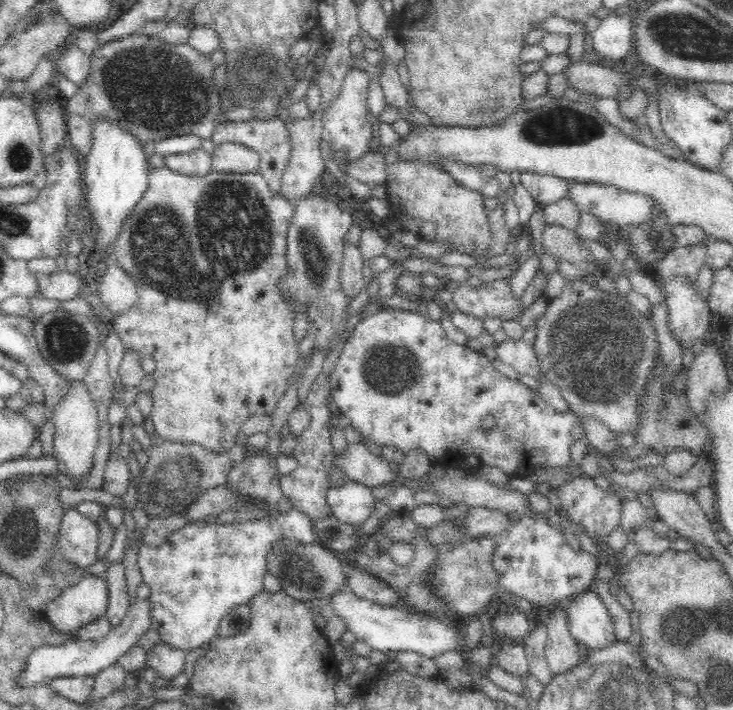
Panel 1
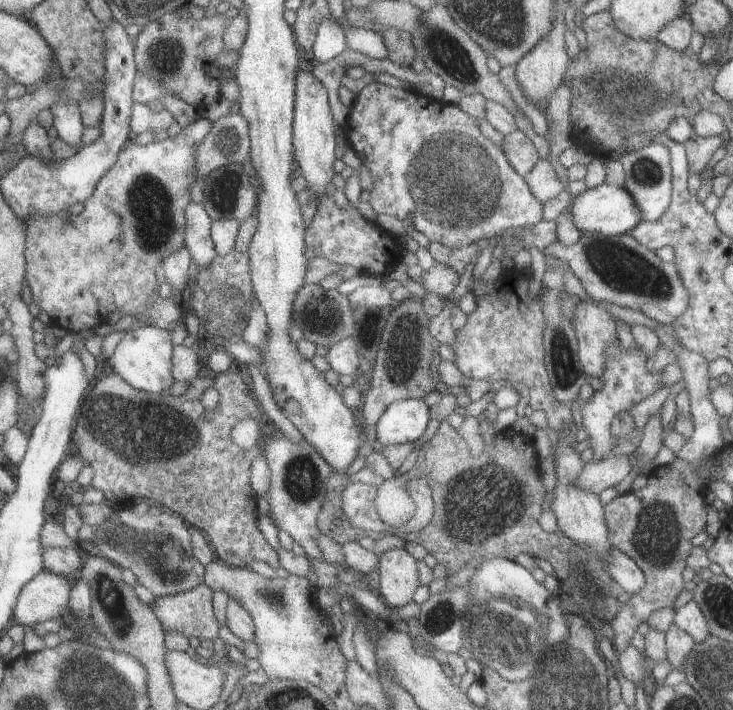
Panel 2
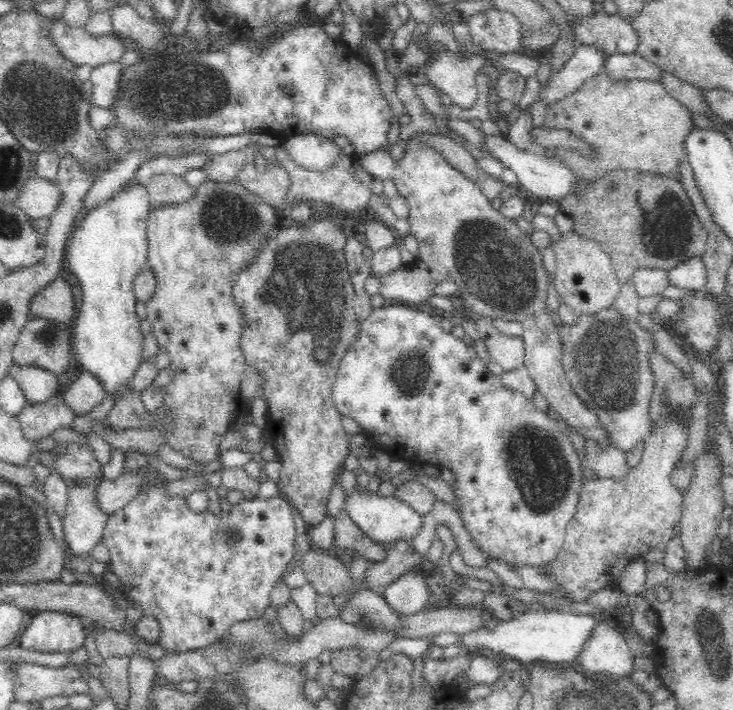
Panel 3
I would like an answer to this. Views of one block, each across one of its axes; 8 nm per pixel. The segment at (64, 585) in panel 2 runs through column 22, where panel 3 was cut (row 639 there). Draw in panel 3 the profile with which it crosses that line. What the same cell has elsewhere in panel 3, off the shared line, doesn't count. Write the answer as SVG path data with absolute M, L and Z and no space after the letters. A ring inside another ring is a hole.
M603 621L589 643L585 644L577 658L582 675L599 674L604 680L617 680L632 674L635 657L618 627L618 621Z

